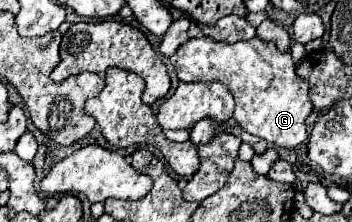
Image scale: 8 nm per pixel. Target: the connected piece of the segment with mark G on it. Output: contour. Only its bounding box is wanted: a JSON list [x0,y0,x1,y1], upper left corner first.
[176,36,312,148]

